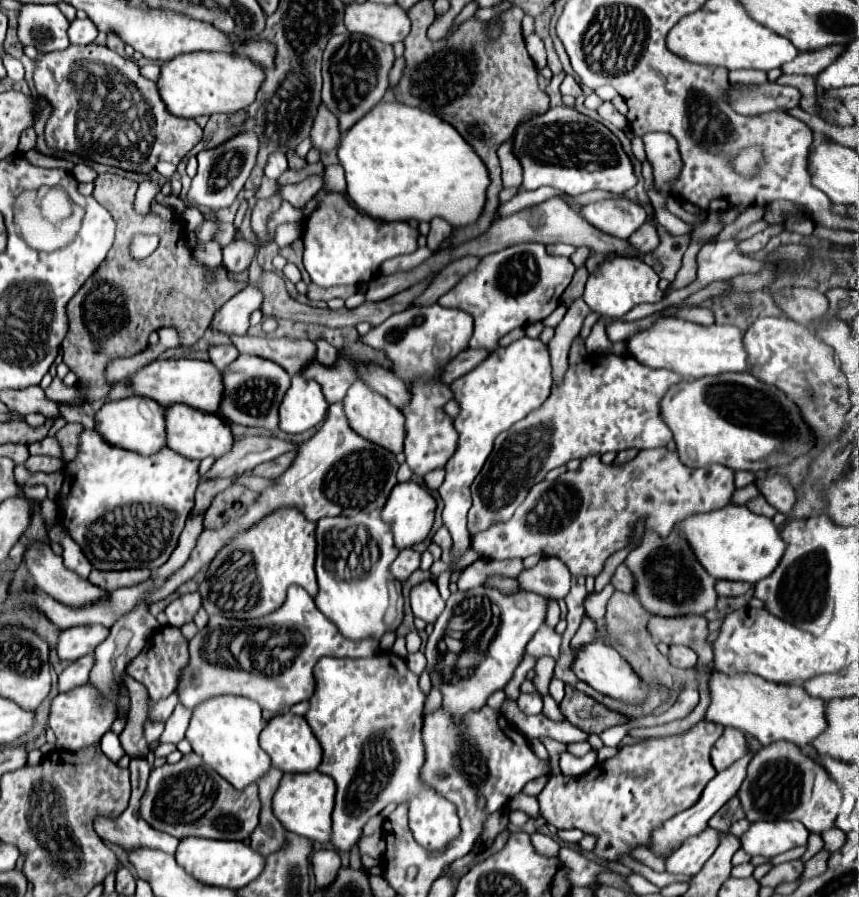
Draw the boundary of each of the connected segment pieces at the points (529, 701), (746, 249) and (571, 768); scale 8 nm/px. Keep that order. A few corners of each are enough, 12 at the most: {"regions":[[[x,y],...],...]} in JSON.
{"regions":[[[520,693],[518,709],[526,715],[542,711],[538,693]],[[766,235],[740,241],[738,251],[742,255],[760,251],[766,245]],[[592,749],[584,757],[560,753],[560,769],[564,775],[580,775],[597,765]]]}

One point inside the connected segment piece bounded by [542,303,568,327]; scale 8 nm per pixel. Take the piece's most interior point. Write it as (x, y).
(555, 317)

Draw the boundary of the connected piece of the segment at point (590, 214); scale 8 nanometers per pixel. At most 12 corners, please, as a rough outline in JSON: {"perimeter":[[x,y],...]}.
{"perimeter":[[622,199],[590,203],[582,215],[596,229],[628,239],[646,221]]}

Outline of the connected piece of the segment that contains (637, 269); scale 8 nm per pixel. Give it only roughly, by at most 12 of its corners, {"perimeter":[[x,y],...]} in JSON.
{"perimeter":[[612,257],[590,273],[582,299],[622,317],[658,303],[656,271],[638,257]]}

